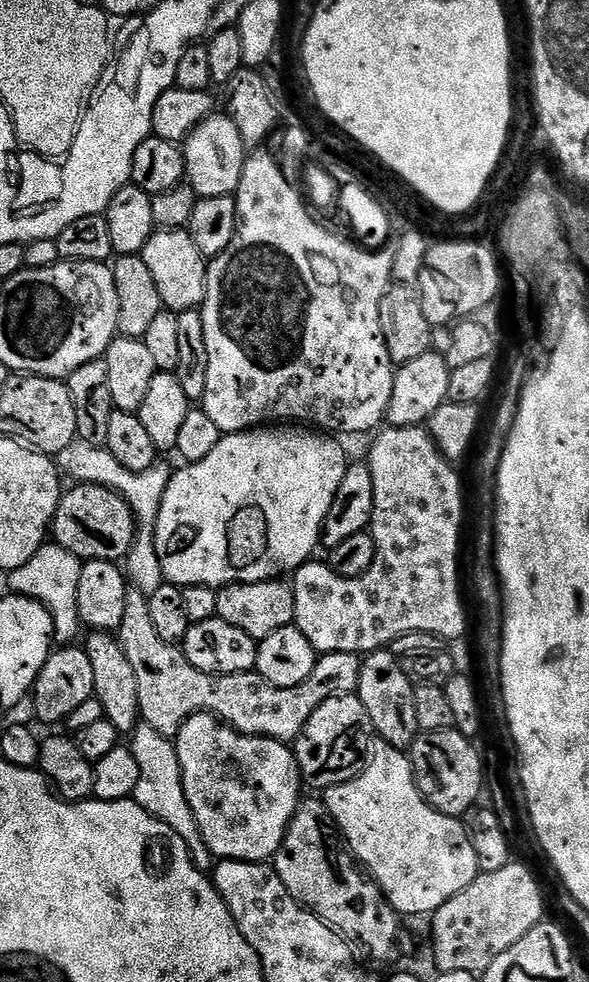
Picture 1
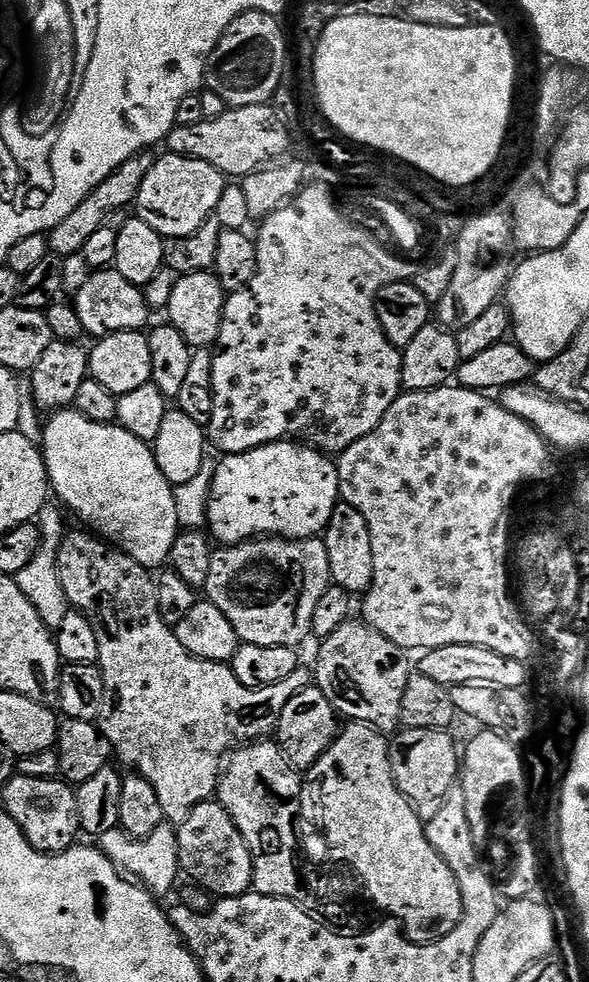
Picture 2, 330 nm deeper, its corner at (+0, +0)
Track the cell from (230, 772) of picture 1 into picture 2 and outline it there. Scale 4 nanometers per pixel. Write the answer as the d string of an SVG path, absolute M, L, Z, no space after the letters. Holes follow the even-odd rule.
M213 798L202 801L186 818L186 822L178 825L176 834L178 838L178 858L180 859L180 871L186 877L189 876L191 883L197 888L203 888L205 892L216 898L226 896L243 896L245 892L252 888L252 875L254 866L252 865L252 855L250 846L246 846L246 838L234 826L234 818L222 807L219 799Z

